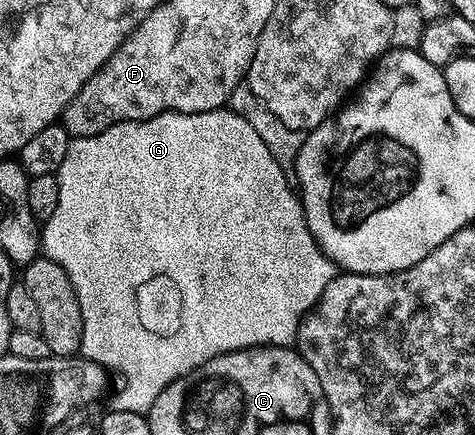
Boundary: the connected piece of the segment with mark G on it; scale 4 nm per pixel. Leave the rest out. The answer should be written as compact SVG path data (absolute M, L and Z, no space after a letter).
M229 109L201 113L166 111L152 119L118 123L93 137L72 138L65 161L61 161L55 176L57 209L53 217L42 224L41 251L46 258L57 261L57 265L69 273L69 281L73 281L77 305L81 305L83 328L79 351L82 358L108 372L116 371L124 379L123 386L111 399L110 406L114 410L147 412L168 385L218 355L245 351L248 347L292 346L299 334L300 323L315 310L329 281L333 281L337 274L331 258L317 245L303 212L303 200L285 177L281 165L272 159L269 149L265 149L265 141L261 141L253 125Z

